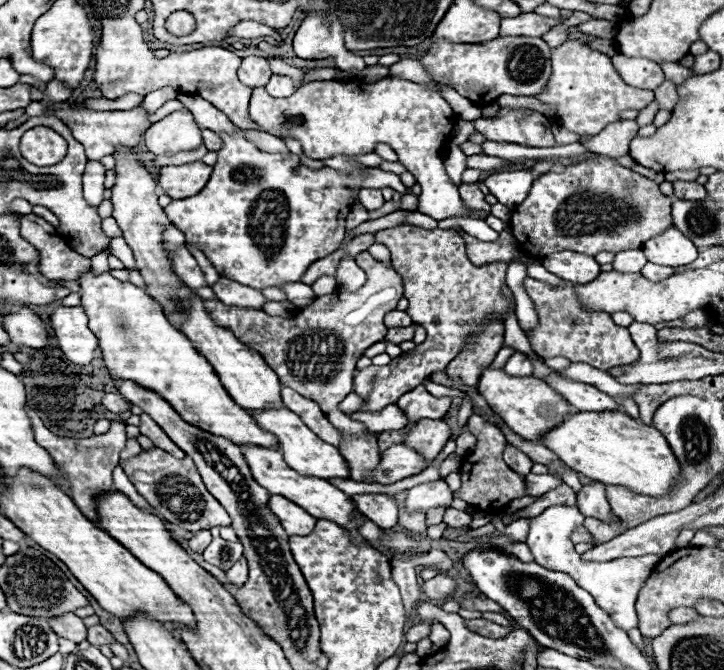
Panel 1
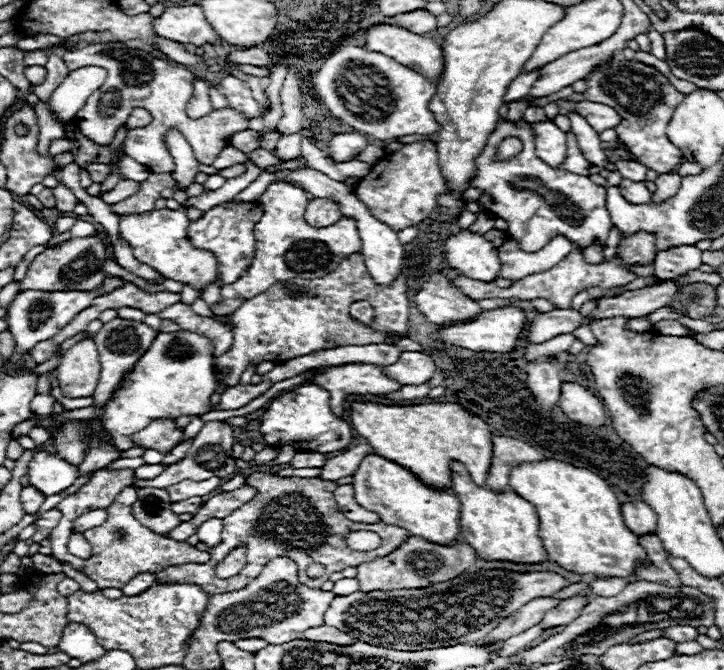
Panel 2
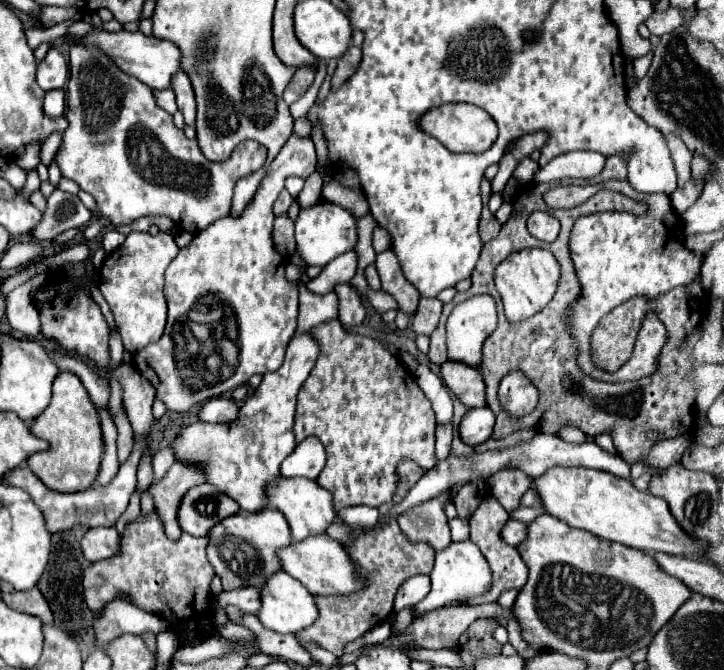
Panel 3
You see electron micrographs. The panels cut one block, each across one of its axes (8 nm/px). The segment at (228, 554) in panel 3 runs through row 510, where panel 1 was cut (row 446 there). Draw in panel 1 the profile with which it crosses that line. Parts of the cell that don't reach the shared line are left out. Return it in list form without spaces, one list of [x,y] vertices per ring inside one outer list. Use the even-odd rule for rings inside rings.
[[[86,272],[78,282],[82,286],[82,308],[90,318],[88,326],[100,340],[104,364],[112,376],[132,380],[142,388],[164,396],[164,400],[168,400],[168,404],[180,412],[182,420],[204,428],[204,432],[224,436],[240,446],[256,444],[278,450],[276,436],[260,428],[248,412],[236,406],[208,360],[204,360],[204,356],[192,348],[192,342],[182,332],[172,328],[160,304],[142,288],[130,282],[120,282],[108,272],[102,276]]]

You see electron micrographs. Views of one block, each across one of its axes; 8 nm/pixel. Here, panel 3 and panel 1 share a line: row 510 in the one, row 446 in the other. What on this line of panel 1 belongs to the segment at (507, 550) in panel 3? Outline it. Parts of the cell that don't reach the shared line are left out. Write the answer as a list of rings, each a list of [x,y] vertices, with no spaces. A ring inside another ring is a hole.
[[[472,414],[468,418],[468,424],[466,424],[468,432],[472,432],[476,436],[476,448],[464,458],[462,462],[462,488],[454,494],[456,498],[462,498],[464,502],[468,504],[474,504],[486,512],[490,510],[502,510],[510,500],[514,498],[522,498],[524,496],[524,476],[512,472],[500,452],[504,452],[504,444],[506,444],[506,438],[502,436],[502,432],[494,426],[494,424],[488,424],[484,422],[478,414]]]

